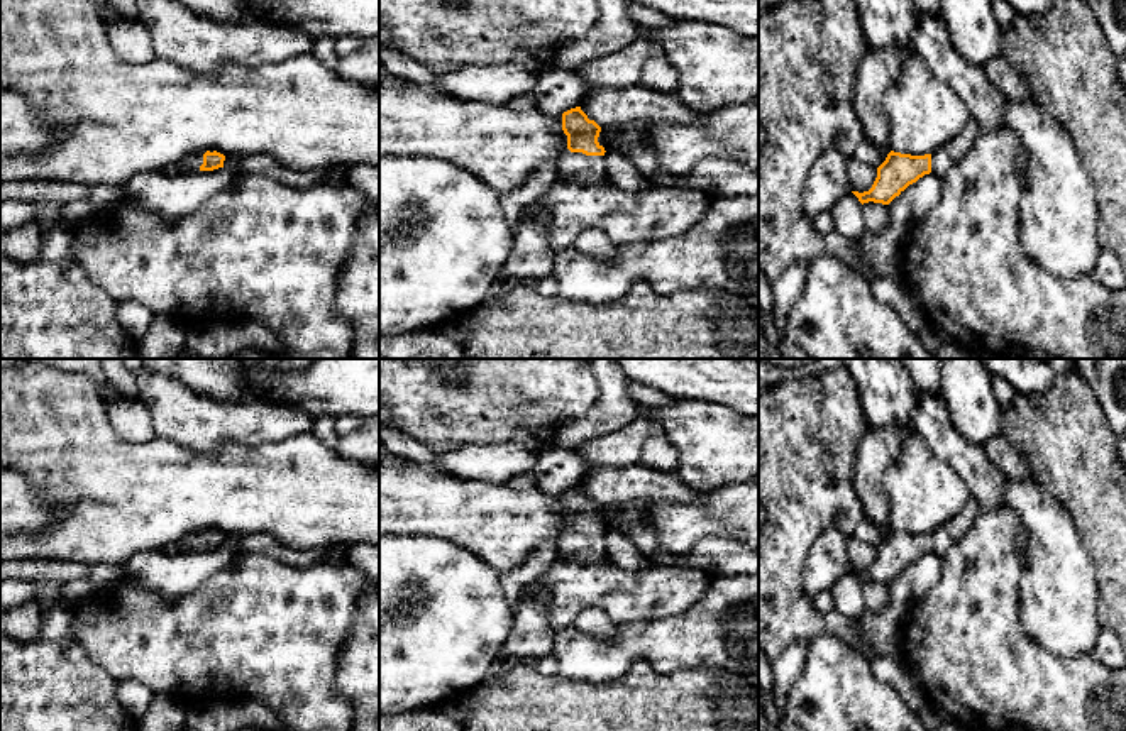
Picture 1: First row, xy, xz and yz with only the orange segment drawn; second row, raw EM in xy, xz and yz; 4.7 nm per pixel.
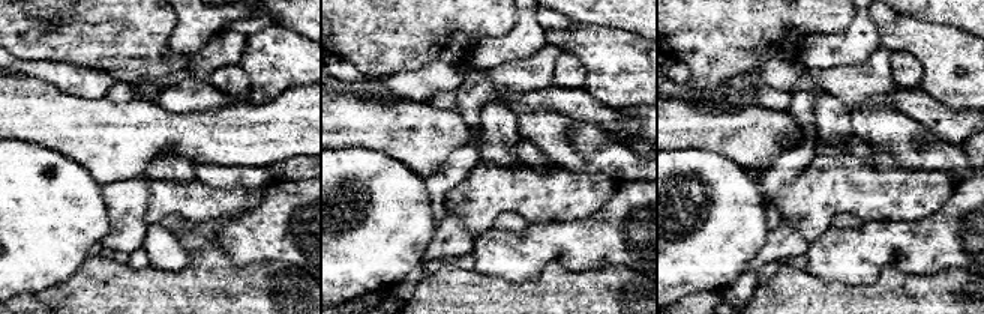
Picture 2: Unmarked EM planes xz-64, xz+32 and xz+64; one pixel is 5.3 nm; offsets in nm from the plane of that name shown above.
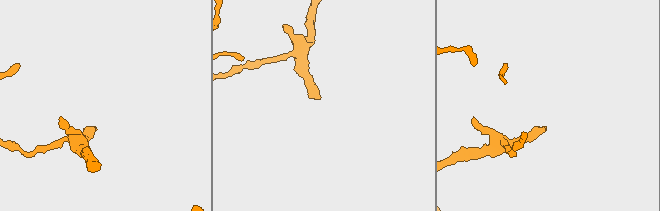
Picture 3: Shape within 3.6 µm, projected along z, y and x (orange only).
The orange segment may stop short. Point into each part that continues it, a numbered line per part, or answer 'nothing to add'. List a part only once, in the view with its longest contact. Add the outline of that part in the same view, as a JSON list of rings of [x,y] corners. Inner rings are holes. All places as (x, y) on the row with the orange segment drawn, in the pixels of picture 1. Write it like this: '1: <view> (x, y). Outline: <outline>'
1: xz (578, 168). Outline: [[[566,149],[557,162],[557,179],[574,184],[601,184],[606,183],[604,156],[586,156]]]

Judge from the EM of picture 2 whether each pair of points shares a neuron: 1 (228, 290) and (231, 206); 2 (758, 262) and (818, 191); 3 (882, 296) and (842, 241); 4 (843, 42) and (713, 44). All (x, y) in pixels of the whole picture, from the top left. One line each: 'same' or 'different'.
1: different
2: different
3: different
4: different

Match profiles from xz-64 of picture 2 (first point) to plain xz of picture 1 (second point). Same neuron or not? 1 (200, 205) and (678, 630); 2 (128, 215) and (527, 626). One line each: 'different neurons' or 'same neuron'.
1: different neurons
2: same neuron

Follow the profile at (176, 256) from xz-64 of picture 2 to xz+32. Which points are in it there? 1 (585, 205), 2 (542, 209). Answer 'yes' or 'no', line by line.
1: no
2: no

